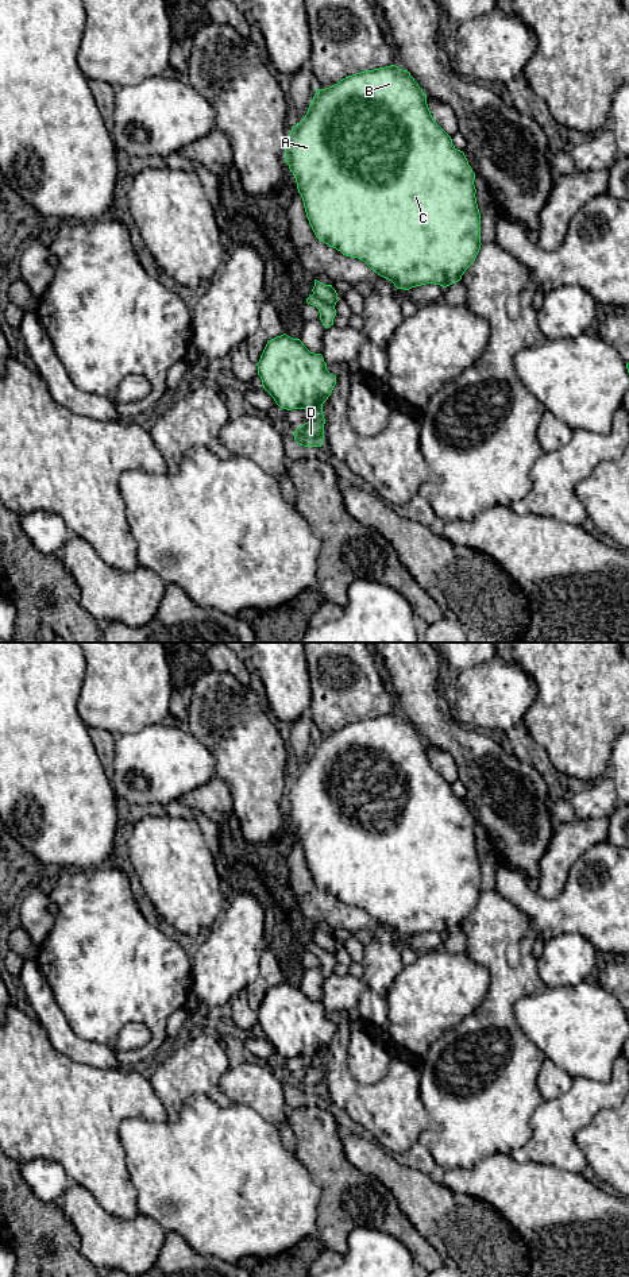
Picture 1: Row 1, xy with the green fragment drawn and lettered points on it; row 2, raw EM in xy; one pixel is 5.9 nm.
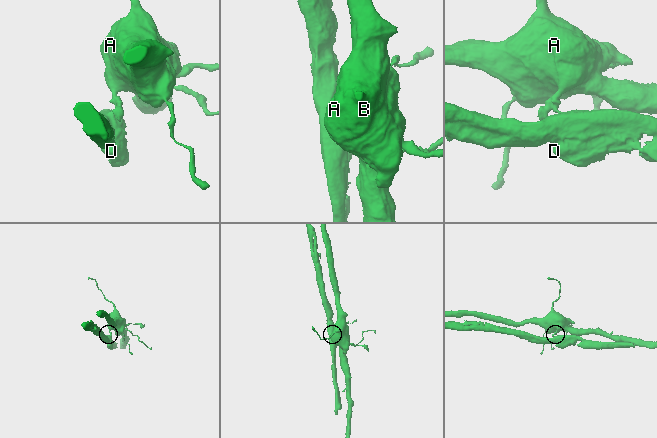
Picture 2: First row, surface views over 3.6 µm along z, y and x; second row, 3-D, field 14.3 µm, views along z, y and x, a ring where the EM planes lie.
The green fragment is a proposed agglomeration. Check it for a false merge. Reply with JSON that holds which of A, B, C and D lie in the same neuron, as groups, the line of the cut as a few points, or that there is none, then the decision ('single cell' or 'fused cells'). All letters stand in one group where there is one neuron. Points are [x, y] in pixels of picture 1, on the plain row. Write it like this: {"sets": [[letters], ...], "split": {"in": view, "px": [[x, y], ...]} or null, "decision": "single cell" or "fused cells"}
{"sets": [["A", "B", "C"], ["D"]], "split": {"in": "xy", "px": [[313, 941], [334, 955]]}, "decision": "fused cells"}

